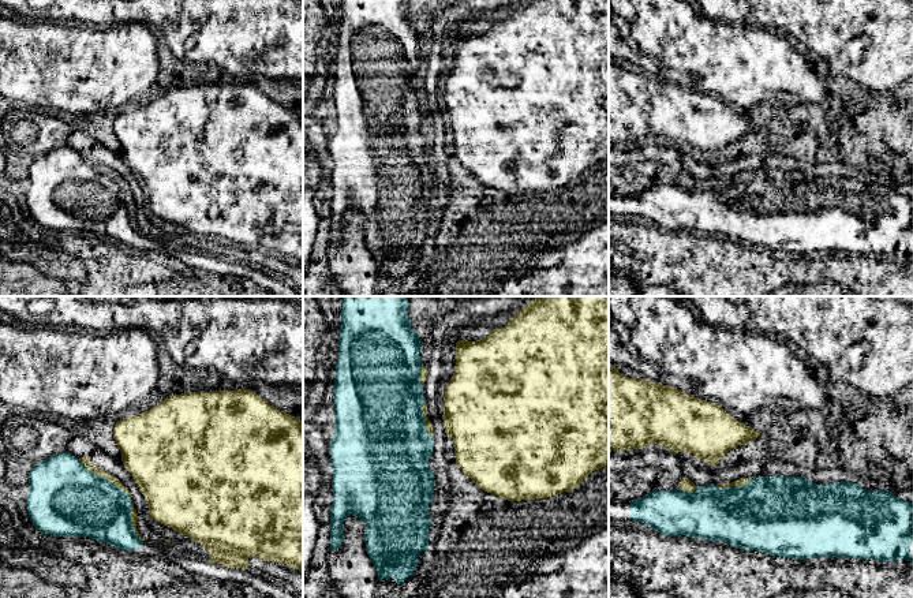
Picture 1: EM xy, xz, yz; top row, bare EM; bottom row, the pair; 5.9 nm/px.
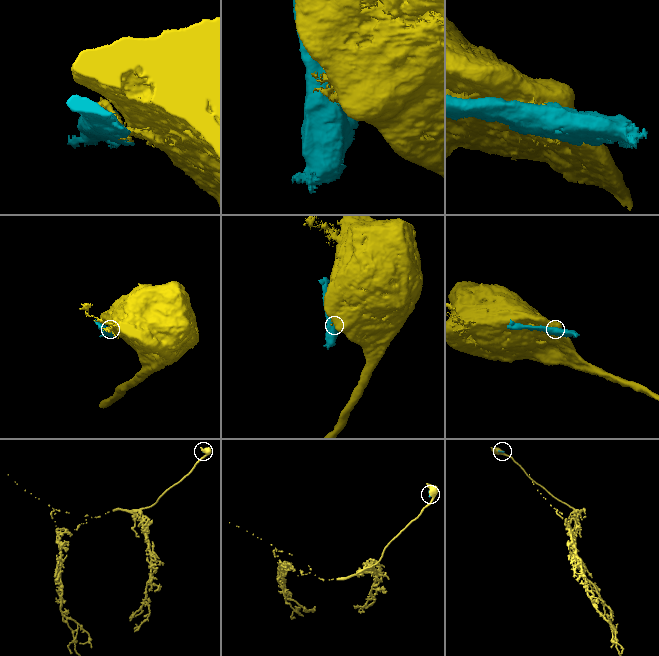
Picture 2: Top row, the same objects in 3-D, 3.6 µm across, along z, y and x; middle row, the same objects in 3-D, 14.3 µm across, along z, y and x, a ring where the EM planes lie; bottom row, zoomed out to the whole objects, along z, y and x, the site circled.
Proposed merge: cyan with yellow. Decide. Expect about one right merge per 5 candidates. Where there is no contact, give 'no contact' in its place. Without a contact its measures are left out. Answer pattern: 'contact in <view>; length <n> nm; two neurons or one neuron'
contact in xy; length 380 nm; two neurons

